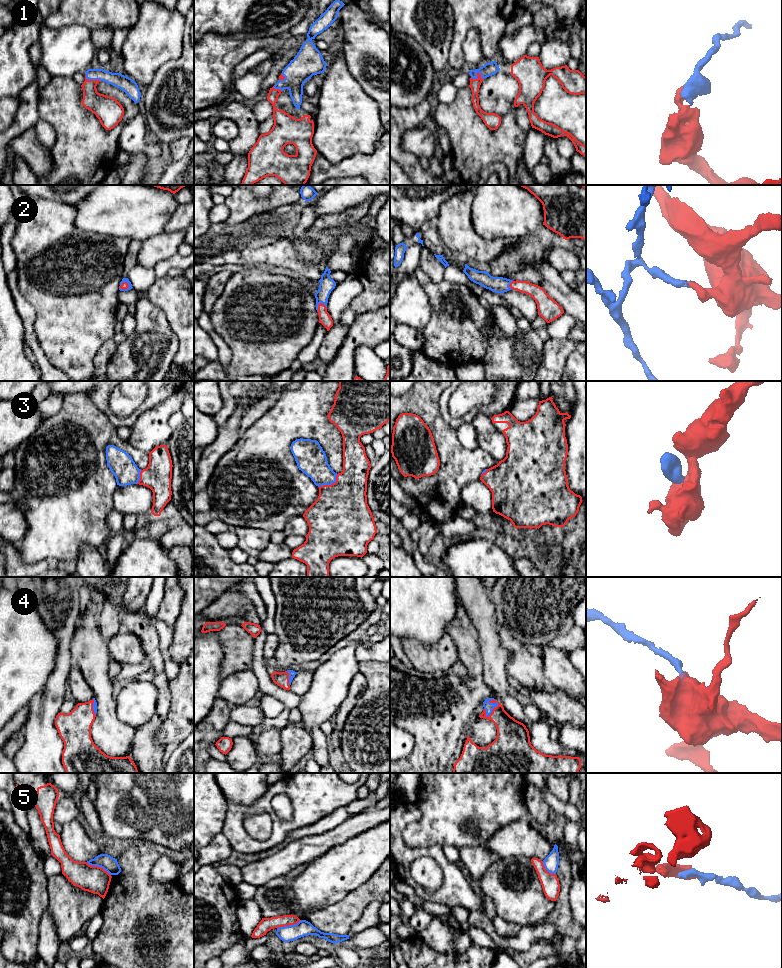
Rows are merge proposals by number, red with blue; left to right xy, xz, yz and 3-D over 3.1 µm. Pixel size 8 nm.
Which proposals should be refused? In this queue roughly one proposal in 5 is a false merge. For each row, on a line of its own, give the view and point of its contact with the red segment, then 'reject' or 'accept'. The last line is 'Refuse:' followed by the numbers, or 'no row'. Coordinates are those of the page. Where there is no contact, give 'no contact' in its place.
1: meets red in yz at (477, 73); accept
2: meets red in xz at (319, 304); accept
3: meets red in xz at (331, 484); accept
4: meets red in yz at (494, 708); accept
5: meets red in xy at (97, 866); reject
Refuse: 5

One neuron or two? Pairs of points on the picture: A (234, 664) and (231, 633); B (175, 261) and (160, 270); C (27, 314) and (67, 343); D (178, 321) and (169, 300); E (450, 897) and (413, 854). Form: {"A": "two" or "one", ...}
{"A": "one", "B": "one", "C": "two", "D": "one", "E": "one"}

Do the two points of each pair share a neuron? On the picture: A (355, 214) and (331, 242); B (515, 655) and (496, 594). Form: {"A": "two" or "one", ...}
{"A": "one", "B": "two"}

